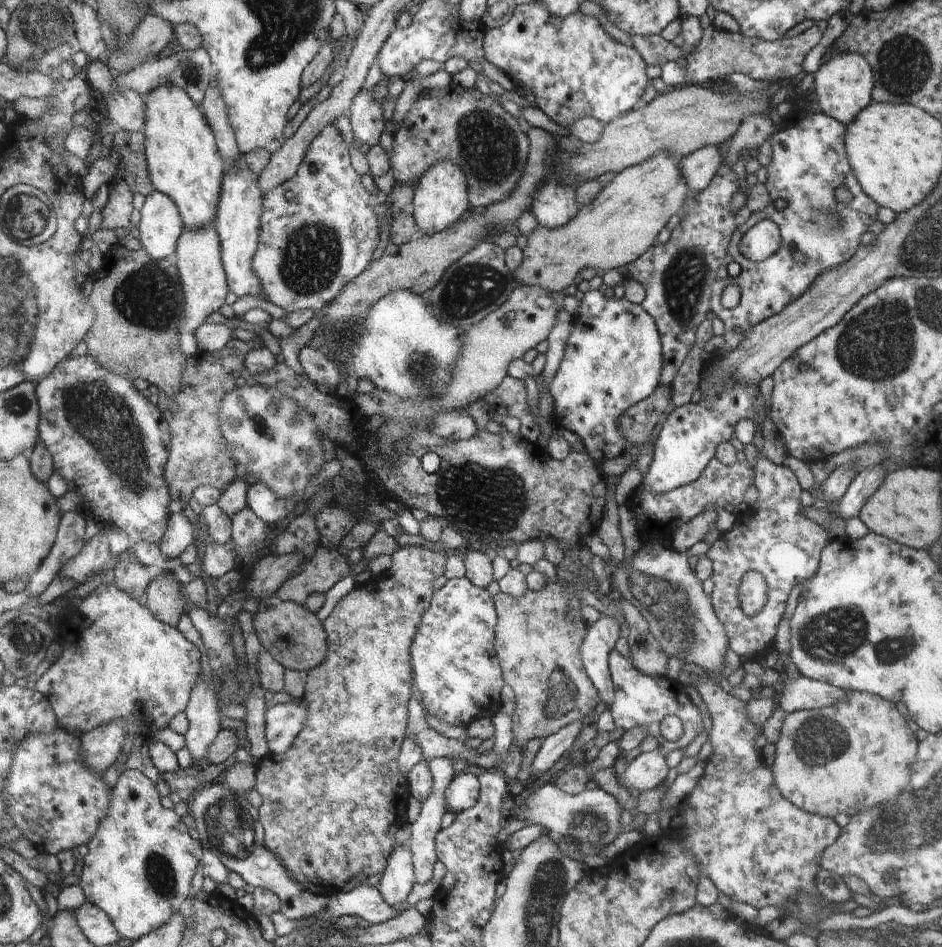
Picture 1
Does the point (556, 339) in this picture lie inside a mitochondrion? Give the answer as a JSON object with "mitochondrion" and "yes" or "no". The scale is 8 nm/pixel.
{"mitochondrion":"no"}

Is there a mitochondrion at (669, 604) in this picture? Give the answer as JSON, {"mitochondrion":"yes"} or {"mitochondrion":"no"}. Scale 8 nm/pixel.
{"mitochondrion":"yes"}

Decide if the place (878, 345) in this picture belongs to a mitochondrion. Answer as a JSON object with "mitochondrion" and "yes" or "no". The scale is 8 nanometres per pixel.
{"mitochondrion":"yes"}

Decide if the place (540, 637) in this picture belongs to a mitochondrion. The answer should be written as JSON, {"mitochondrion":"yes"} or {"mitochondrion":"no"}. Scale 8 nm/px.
{"mitochondrion":"no"}

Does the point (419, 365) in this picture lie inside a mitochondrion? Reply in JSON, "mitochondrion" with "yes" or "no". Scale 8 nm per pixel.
{"mitochondrion":"yes"}

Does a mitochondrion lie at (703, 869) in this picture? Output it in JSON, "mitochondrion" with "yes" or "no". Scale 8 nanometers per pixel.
{"mitochondrion":"no"}

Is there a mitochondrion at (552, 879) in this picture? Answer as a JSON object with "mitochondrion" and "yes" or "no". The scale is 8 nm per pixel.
{"mitochondrion":"yes"}

